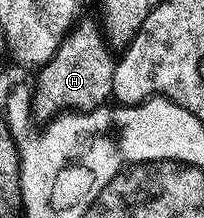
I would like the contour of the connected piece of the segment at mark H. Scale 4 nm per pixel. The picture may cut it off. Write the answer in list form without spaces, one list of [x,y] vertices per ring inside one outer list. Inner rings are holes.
[[[86,17],[80,18],[61,41],[55,56],[38,68],[35,87],[31,91],[30,112],[36,120],[50,121],[64,113],[94,111],[111,99],[116,56],[108,47],[100,24]]]

